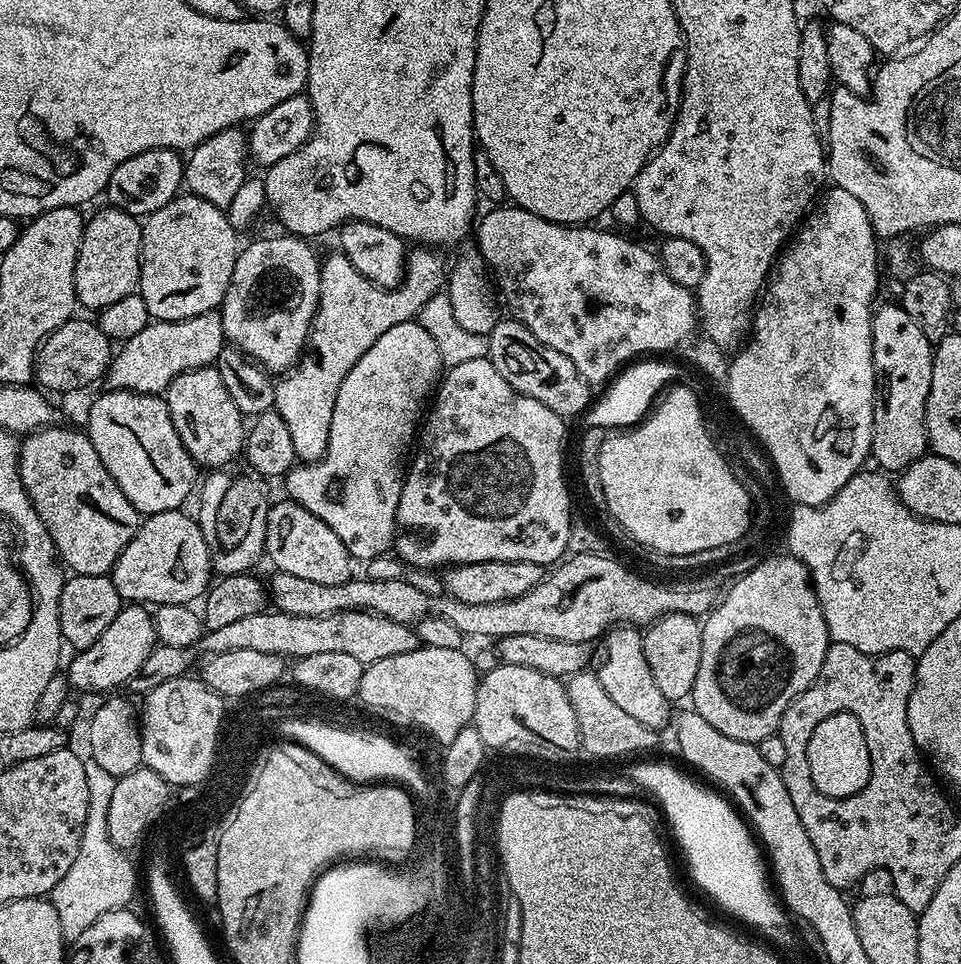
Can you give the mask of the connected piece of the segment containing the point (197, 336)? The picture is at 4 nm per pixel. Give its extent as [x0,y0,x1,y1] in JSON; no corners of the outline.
[106,311,226,396]

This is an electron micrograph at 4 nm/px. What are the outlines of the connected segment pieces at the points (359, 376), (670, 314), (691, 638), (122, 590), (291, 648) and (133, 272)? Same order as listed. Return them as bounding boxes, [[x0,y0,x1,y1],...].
[[283,320,441,561],[474,206,698,386],[642,612,702,702],[110,510,214,605],[198,610,421,666],[74,206,143,310]]

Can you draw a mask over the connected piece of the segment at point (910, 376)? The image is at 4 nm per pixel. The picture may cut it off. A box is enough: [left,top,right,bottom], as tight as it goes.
[870,302,934,474]

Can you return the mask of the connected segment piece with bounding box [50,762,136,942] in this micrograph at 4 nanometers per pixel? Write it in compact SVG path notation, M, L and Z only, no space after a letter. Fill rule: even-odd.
M95 762L89 763L87 769L88 813L78 858L74 858L74 866L70 866L66 878L62 878L50 894L52 905L58 910L58 922L62 922L62 934L68 942L75 942L82 930L94 926L102 914L129 907L136 892L136 868L128 857L131 855L112 840L108 825L110 798L114 795L117 777L111 776Z

